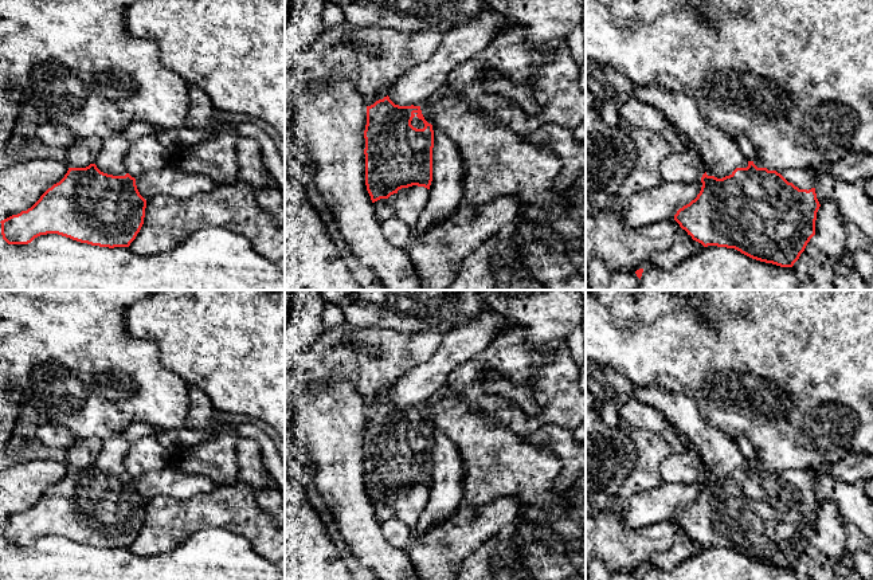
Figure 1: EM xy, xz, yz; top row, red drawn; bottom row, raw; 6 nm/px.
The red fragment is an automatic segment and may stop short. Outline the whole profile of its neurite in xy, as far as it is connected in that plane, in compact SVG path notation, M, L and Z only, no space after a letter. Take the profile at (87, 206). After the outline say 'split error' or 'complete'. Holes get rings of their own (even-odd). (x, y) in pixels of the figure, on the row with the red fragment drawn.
M124 132L105 138L93 164L68 168L64 177L48 188L31 208L1 220L3 239L8 244L28 244L40 235L58 234L91 246L129 247L144 224L146 208L136 179L124 165L129 145Z | split error

